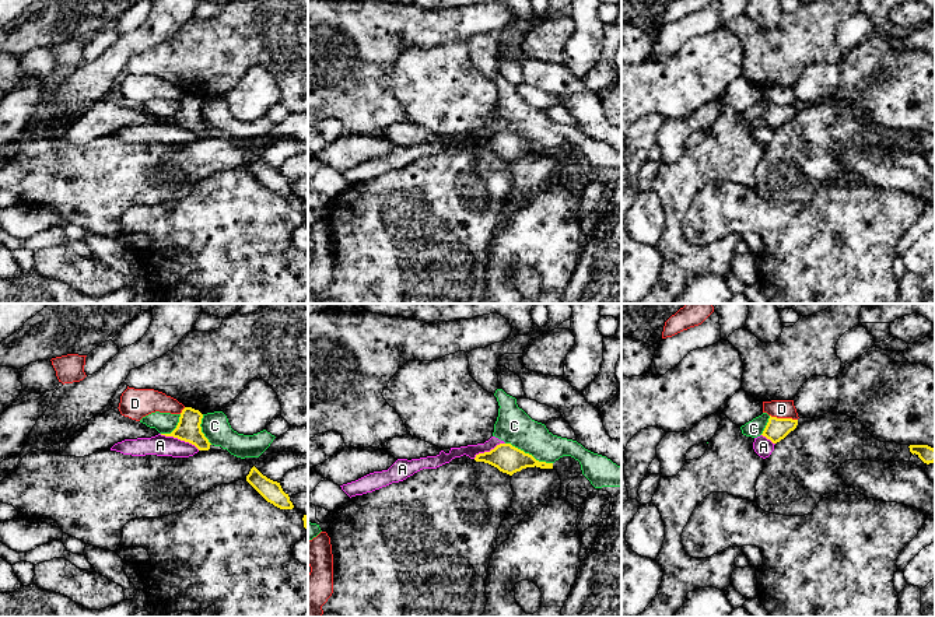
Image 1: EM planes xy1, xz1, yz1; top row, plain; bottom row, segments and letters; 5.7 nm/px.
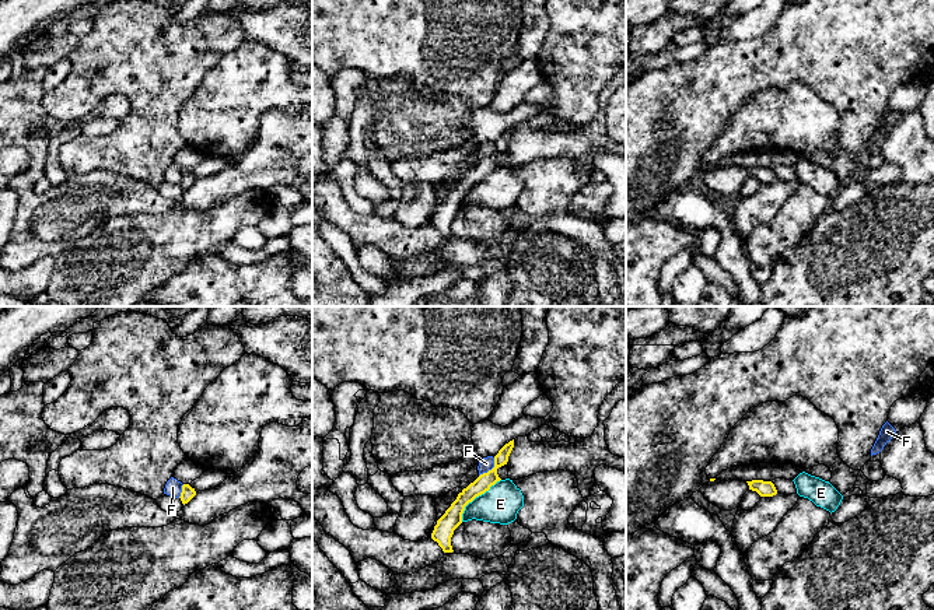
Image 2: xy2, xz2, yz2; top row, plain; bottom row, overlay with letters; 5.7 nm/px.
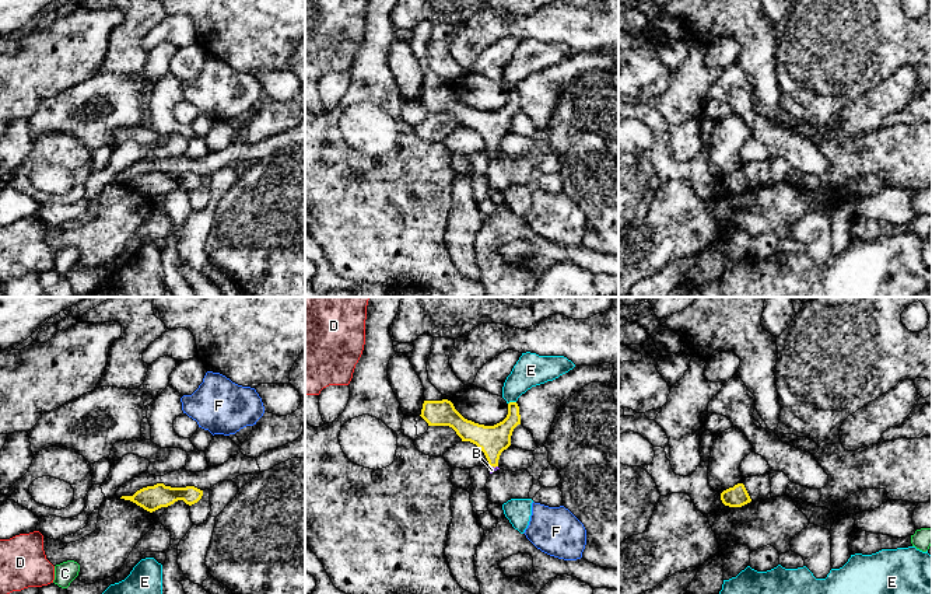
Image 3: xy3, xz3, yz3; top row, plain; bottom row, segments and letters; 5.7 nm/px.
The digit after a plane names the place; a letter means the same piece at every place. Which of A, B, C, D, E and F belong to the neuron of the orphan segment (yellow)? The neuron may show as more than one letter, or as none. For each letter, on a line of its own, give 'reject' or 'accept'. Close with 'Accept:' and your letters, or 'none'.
A: reject
B: accept
C: reject
D: reject
E: reject
F: reject
Accept: B

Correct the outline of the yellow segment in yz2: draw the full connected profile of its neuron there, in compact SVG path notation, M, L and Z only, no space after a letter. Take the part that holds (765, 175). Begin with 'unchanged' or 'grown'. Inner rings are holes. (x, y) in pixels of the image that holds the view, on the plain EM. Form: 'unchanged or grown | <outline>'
unchanged | M752 166L746 169L749 176L756 178L760 183L773 183L777 180L777 176L772 168Z

